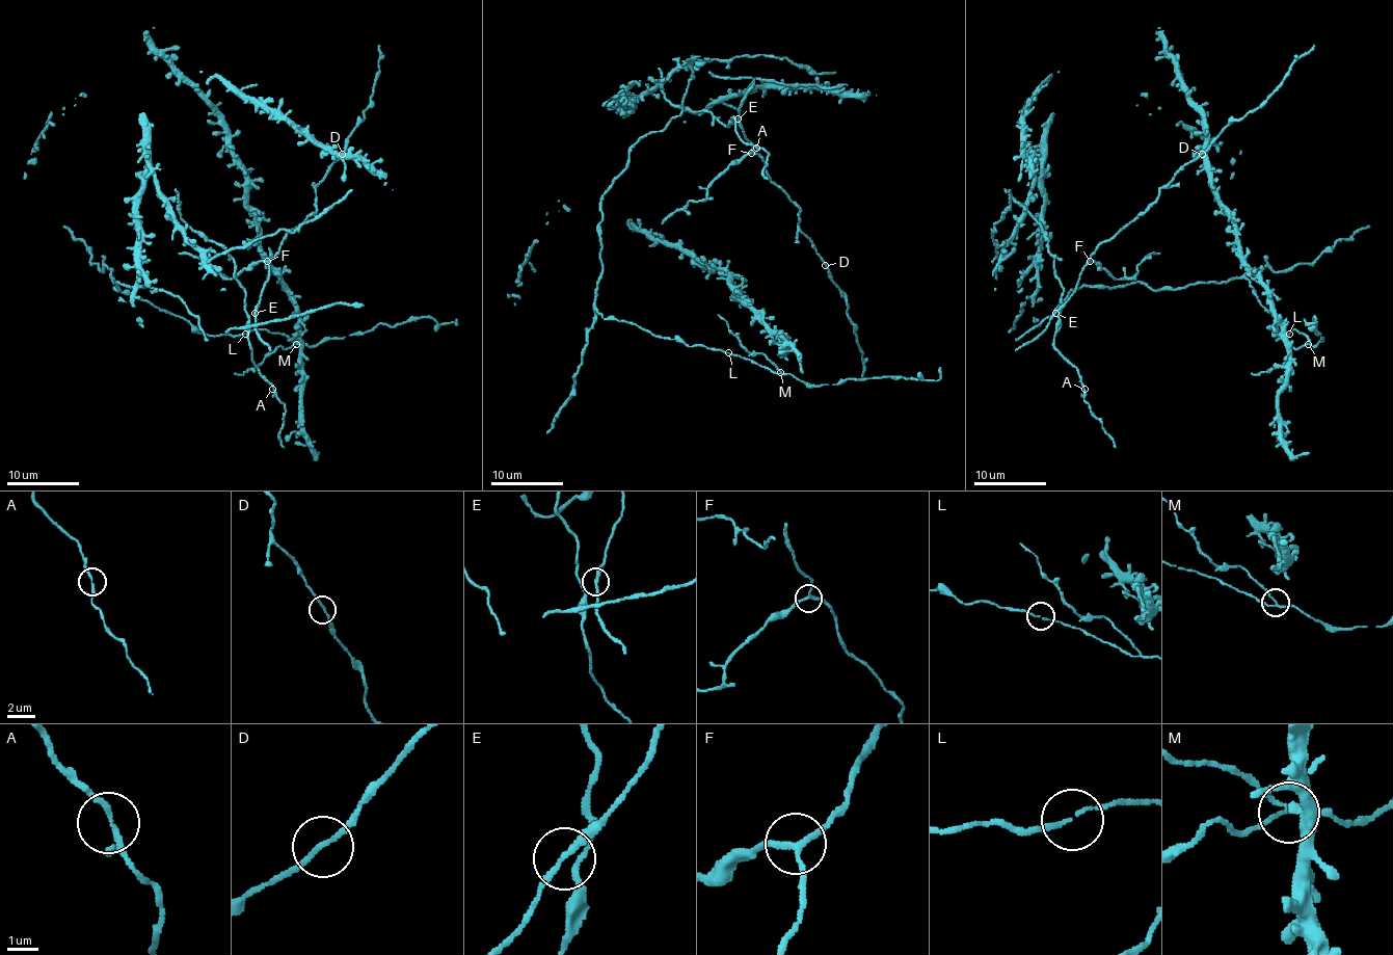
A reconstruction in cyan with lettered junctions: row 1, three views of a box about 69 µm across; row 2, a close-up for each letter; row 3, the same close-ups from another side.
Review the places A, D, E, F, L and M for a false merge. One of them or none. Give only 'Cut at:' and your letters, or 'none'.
Cut at: M

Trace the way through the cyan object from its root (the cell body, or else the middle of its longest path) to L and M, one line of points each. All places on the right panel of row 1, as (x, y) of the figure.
L: (1156, 289), (1180, 289), (1200, 282), (1247, 279), (1258, 300), (1275, 317), (1276, 329), (1281, 337), (1288, 333)
M: (1156, 289), (1247, 279), (1258, 300), (1275, 317), (1281, 337), (1295, 329), (1309, 338), (1309, 344)

